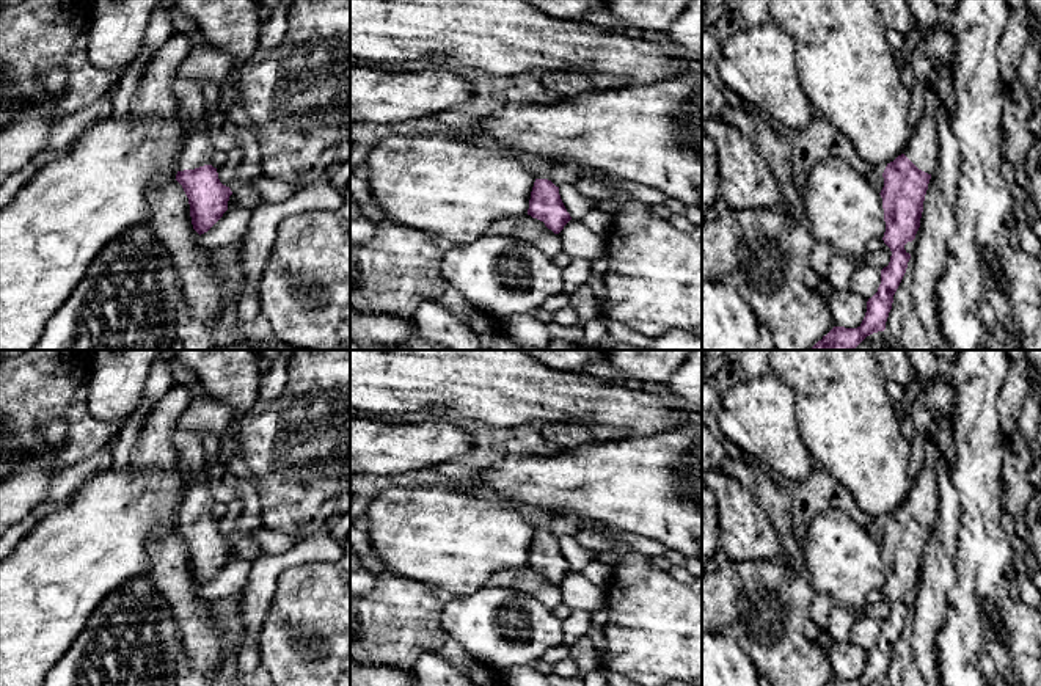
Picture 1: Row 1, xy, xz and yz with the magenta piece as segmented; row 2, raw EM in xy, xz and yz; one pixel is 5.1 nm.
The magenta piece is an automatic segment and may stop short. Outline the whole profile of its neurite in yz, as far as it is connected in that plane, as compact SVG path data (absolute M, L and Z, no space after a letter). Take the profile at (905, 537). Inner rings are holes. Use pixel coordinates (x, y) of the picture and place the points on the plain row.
M939 375L923 385L909 407L909 419L925 441L925 462L903 505L887 515L882 524L882 592L892 603L890 614L881 622L881 636L867 653L862 675L857 680L834 678L827 686L873 686L886 681L893 647L911 611L904 597L915 590L920 579L925 546L937 515L936 466L942 460L950 468L955 460L955 408L952 380Z

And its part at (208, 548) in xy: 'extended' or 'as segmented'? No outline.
extended

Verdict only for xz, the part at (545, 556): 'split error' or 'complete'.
complete

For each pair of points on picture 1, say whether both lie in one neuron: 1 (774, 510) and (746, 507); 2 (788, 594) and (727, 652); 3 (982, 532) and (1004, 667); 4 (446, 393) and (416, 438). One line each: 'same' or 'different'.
1: different
2: different
3: same
4: different

